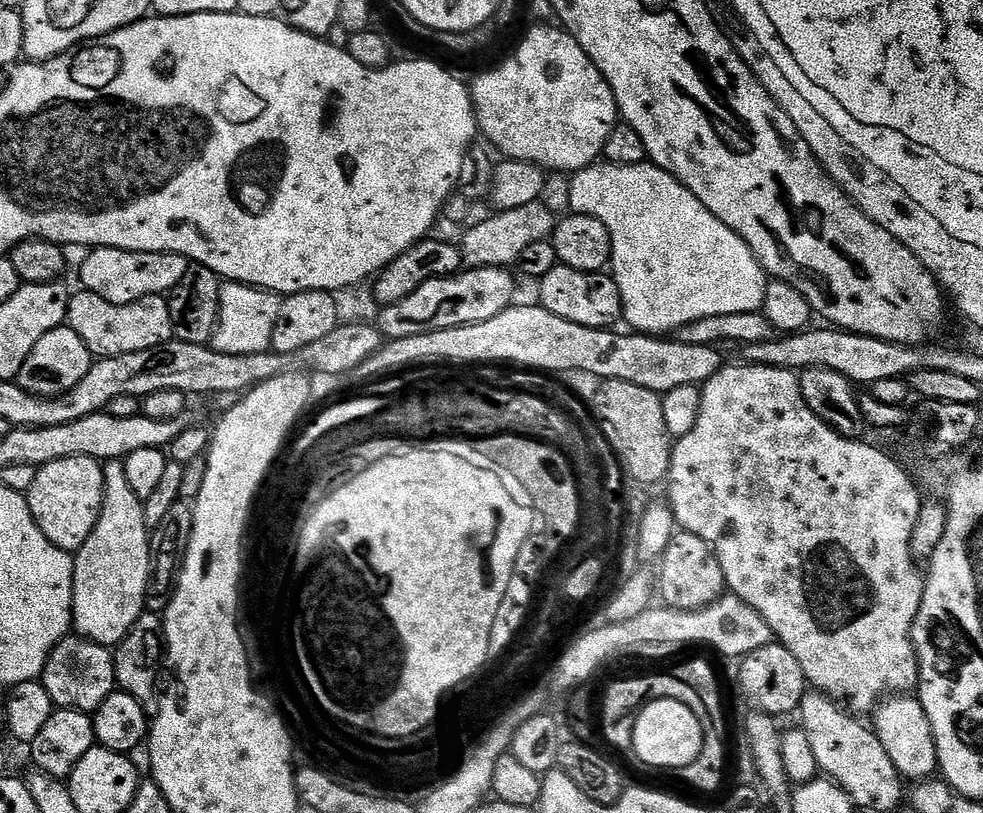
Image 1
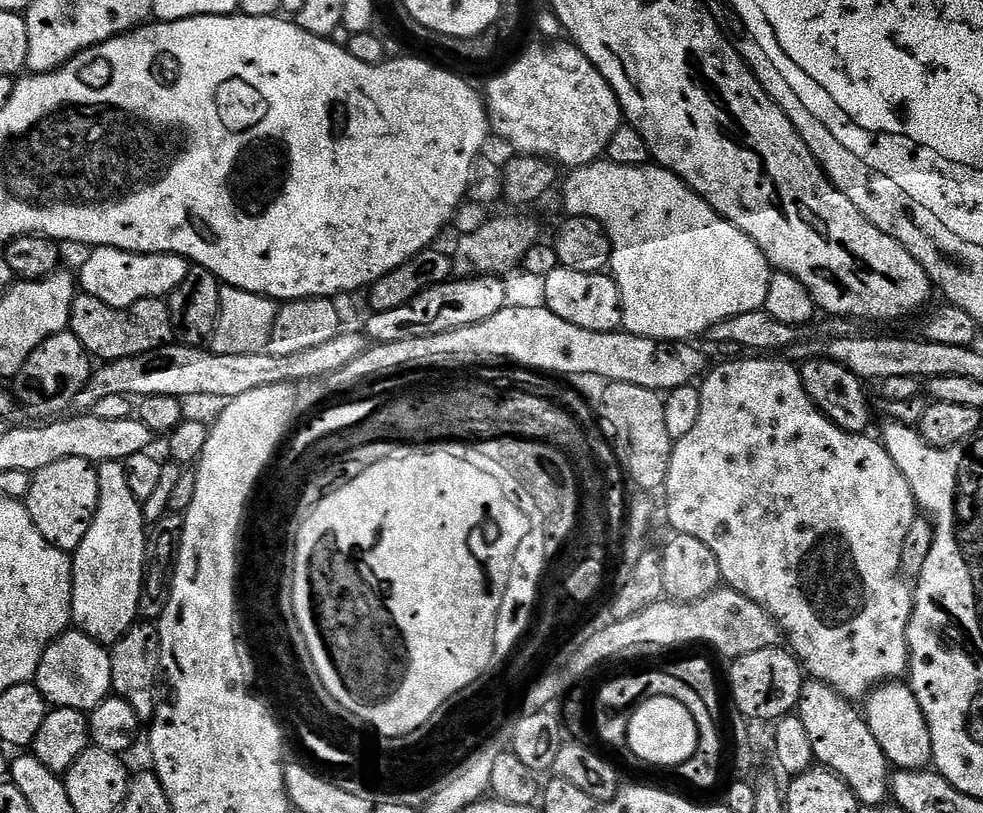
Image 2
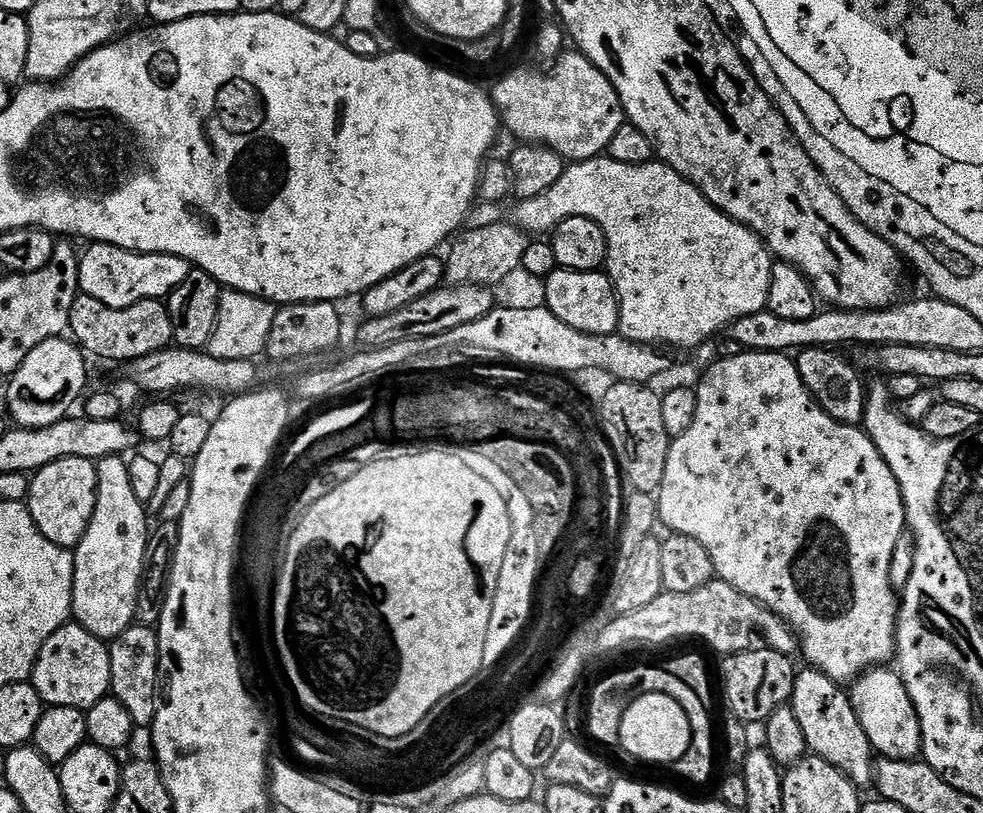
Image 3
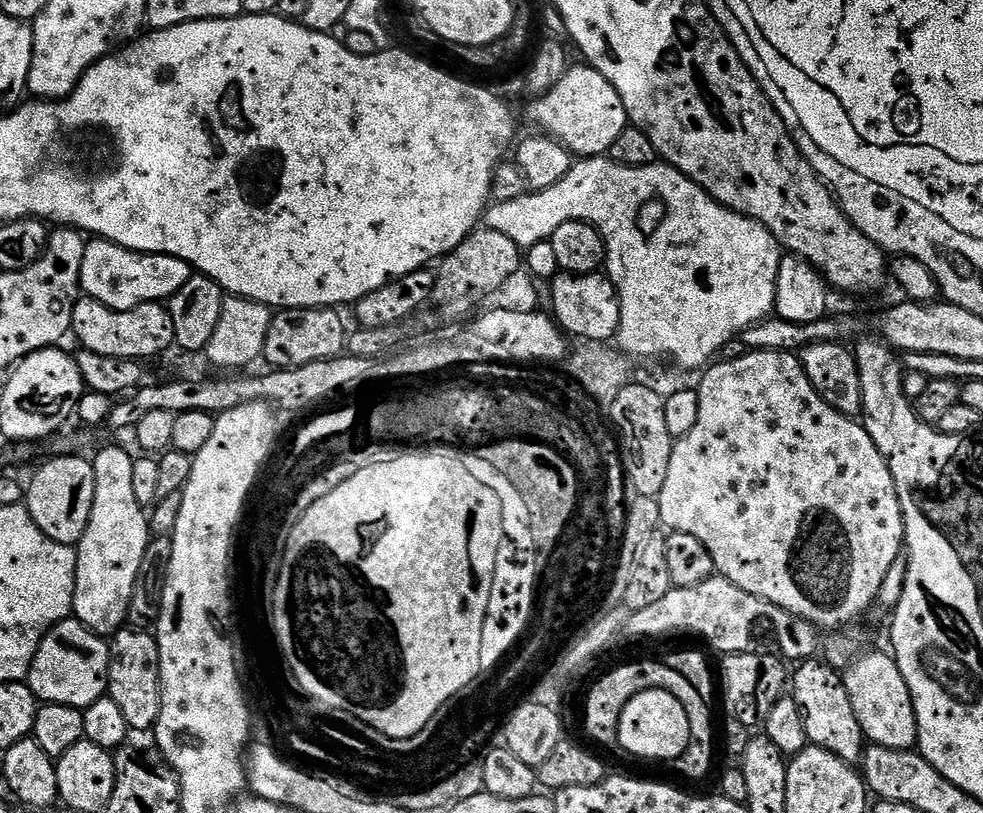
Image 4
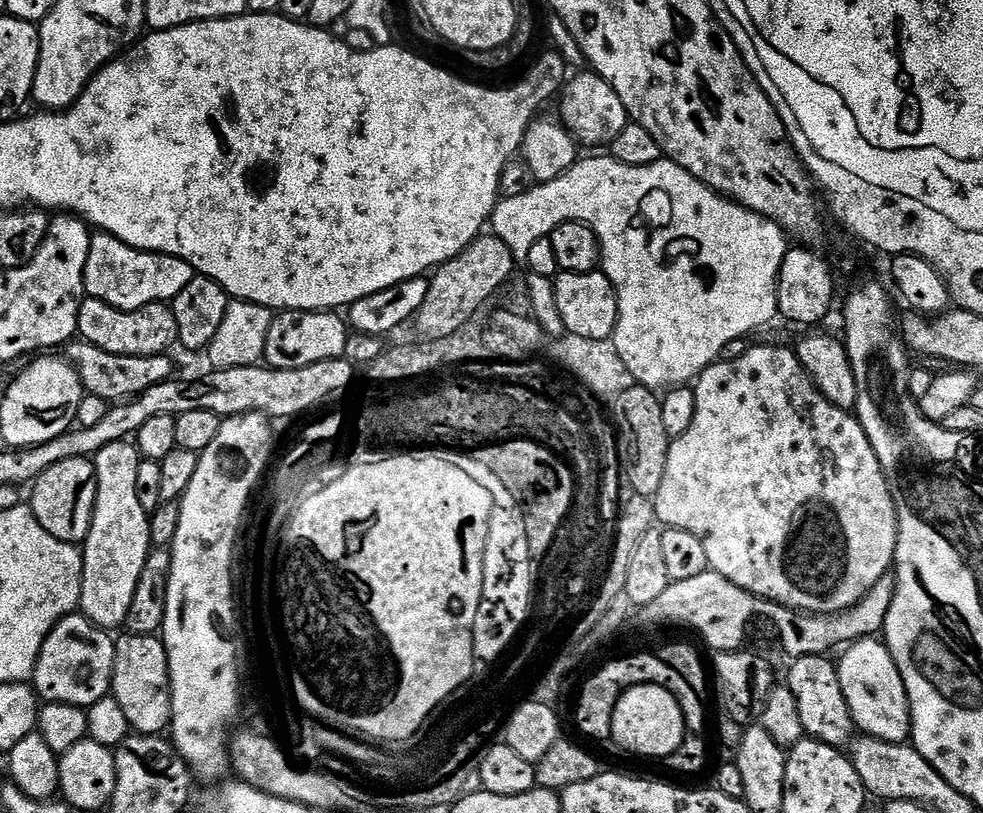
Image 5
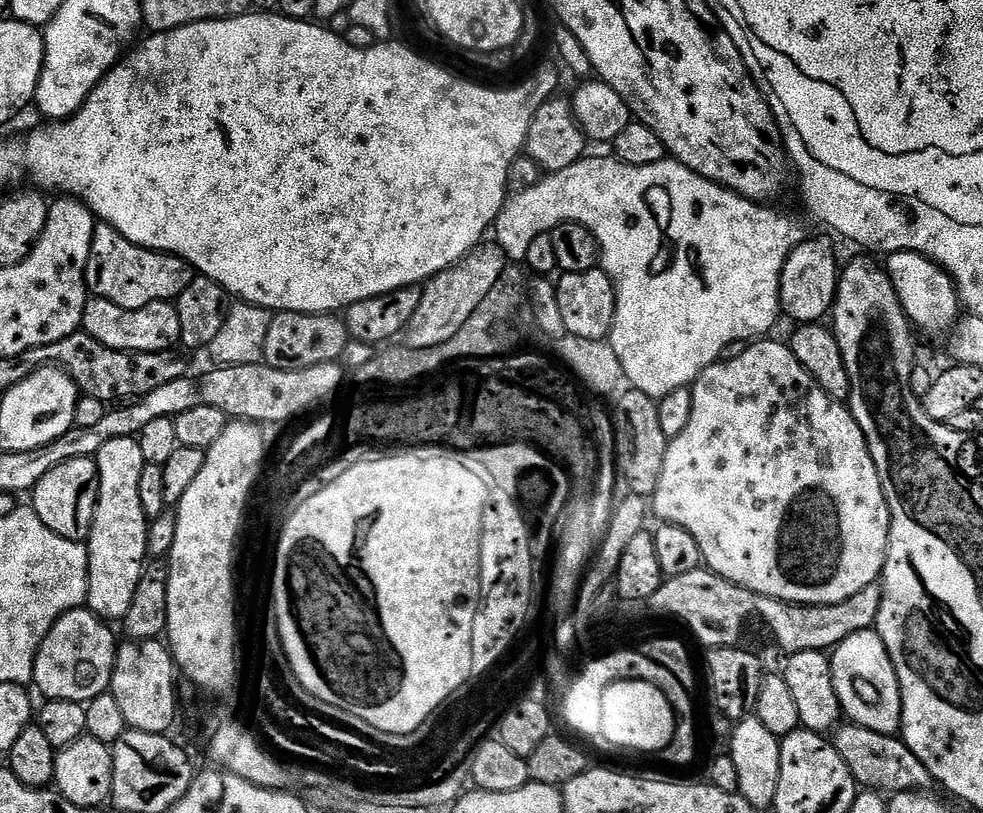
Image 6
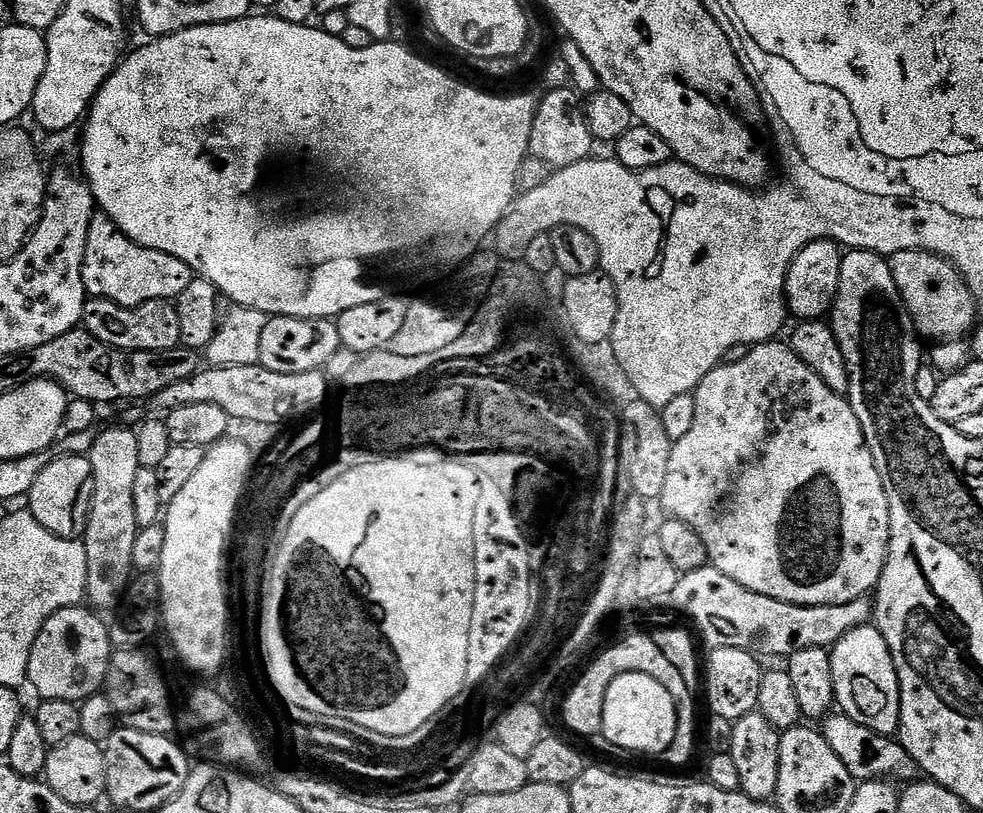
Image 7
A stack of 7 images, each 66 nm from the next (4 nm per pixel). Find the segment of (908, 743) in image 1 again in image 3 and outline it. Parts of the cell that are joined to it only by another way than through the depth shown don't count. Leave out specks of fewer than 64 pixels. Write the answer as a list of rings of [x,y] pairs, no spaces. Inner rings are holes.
[[[877,666],[861,675],[851,685],[852,705],[856,708],[858,722],[866,730],[873,749],[885,760],[914,760],[921,755],[924,738],[914,702],[902,682],[899,671]]]

